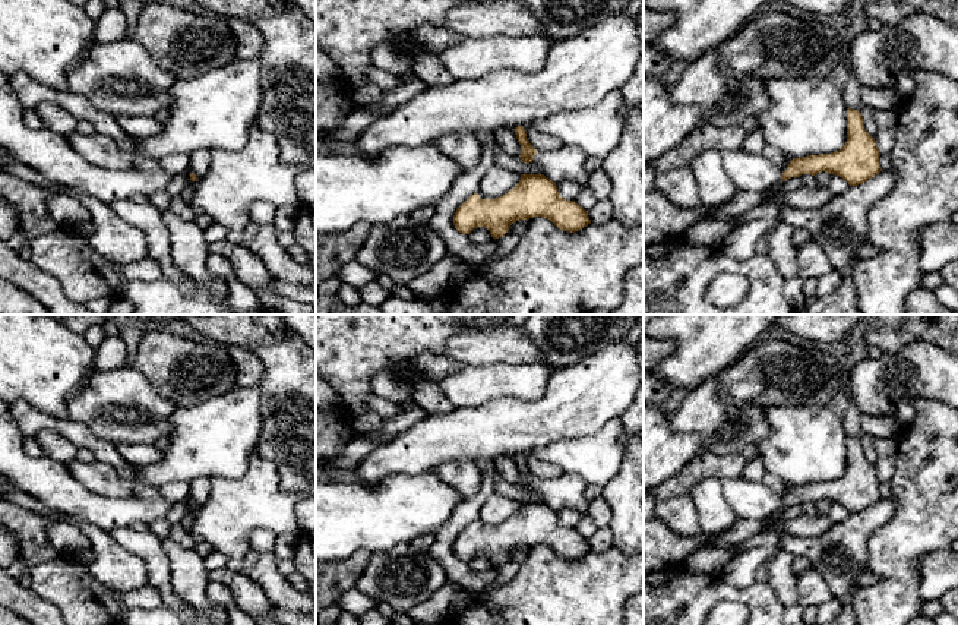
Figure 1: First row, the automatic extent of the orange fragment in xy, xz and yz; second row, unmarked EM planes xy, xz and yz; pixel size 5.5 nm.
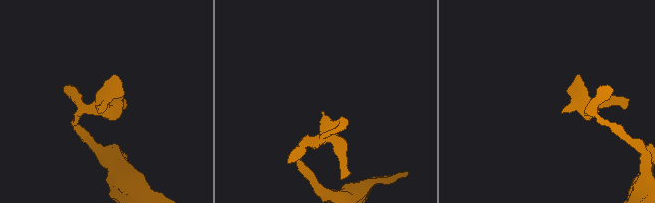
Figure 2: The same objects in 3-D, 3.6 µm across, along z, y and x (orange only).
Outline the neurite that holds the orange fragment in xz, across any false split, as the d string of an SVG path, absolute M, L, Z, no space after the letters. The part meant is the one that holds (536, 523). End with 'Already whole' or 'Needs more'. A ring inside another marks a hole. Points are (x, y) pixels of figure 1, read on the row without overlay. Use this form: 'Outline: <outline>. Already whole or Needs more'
Outline: M521 502L519 511L496 527L469 524L455 540L453 553L462 562L486 555L493 566L509 559L519 547L544 544L557 556L575 561L591 552L588 539L563 527L554 509L544 502Z. Already whole

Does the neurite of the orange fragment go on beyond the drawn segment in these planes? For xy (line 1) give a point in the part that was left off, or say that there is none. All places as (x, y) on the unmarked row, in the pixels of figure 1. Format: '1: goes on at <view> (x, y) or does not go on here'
1: does not go on here

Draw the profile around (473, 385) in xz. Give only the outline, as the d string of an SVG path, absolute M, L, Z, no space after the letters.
M544 363L464 366L436 381L455 408L480 405L494 398L535 400L547 388L551 370Z

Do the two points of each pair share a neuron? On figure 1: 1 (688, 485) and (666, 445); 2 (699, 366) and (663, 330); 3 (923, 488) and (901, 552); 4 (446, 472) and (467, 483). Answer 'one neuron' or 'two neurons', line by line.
1: two neurons
2: one neuron
3: one neuron
4: one neuron

